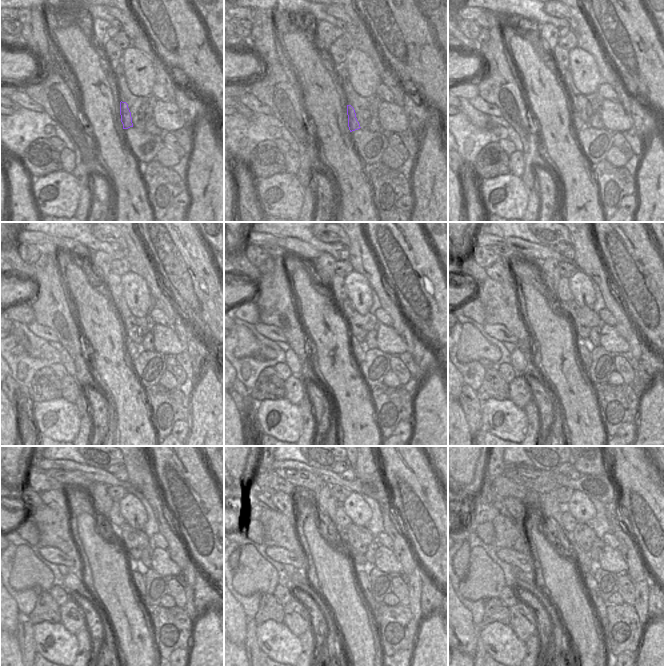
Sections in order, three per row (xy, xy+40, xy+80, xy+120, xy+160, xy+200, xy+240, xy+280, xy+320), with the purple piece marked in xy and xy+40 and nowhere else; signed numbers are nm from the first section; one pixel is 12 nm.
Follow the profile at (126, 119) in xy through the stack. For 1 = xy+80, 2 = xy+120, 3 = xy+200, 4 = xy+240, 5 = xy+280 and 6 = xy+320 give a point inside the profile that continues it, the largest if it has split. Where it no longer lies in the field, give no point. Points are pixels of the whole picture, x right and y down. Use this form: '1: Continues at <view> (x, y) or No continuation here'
1: Continues at xy+80 (578, 124)
2: Continues at xy+120 (133, 350)
3: Continues at xy+200 (584, 348)
4: Continues at xy+240 (137, 572)
5: Continues at xy+280 (362, 572)
6: Continues at xy+320 (590, 583)

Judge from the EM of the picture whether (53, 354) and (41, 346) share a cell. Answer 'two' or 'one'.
one

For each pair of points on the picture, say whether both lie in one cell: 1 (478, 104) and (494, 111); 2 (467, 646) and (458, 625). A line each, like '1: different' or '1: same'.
1: same
2: same

